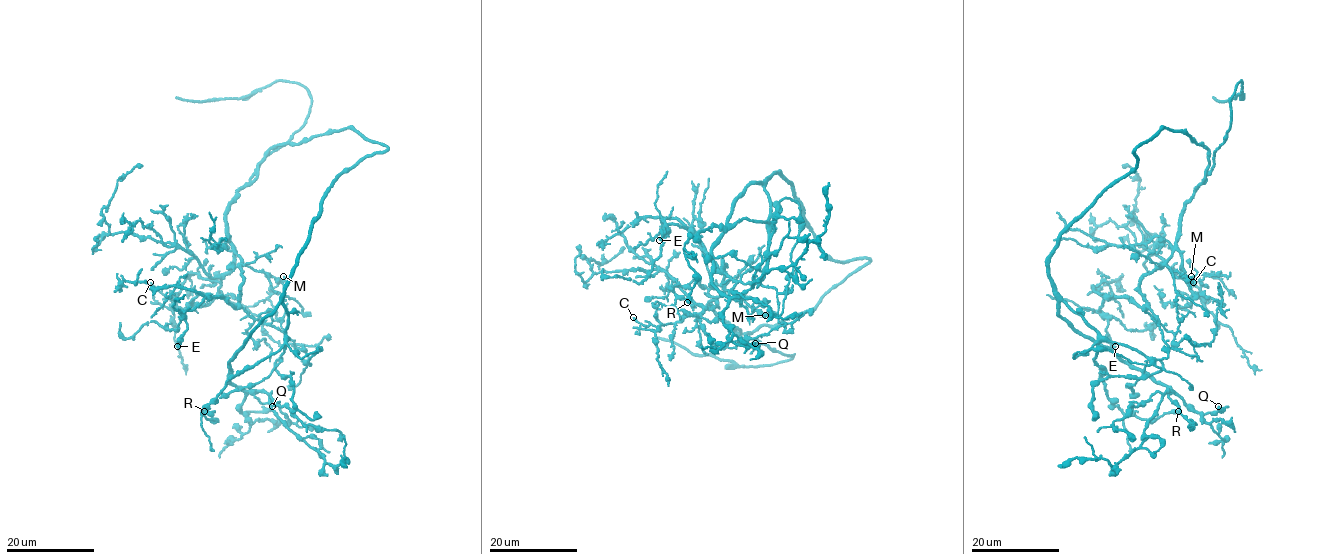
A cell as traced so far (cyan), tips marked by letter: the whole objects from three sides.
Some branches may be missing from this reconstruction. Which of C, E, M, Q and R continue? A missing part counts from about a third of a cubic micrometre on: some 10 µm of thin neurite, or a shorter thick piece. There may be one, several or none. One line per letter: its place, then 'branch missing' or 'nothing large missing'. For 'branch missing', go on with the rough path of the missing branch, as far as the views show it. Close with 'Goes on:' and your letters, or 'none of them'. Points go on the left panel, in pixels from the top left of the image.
C: (150, 282) | nothing large missing
E: (177, 346) | nothing large missing
M: (283, 276) | nothing large missing
Q: (272, 406) | nothing large missing
R: (204, 411) | nothing large missing
Goes on: none of them

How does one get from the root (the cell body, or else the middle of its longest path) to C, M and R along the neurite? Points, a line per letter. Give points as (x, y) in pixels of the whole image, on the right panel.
C: (1135, 156), (1163, 128), (1208, 151), (1177, 242), (1203, 302), (1193, 282)
M: (1135, 156), (1163, 128), (1182, 130), (1208, 151), (1208, 174), (1185, 205), (1166, 264), (1189, 281), (1191, 276)
R: (1135, 156), (1136, 166), (1060, 235), (1048, 276), (1098, 334), (1094, 360), (1111, 402), (1145, 419), (1178, 411)

